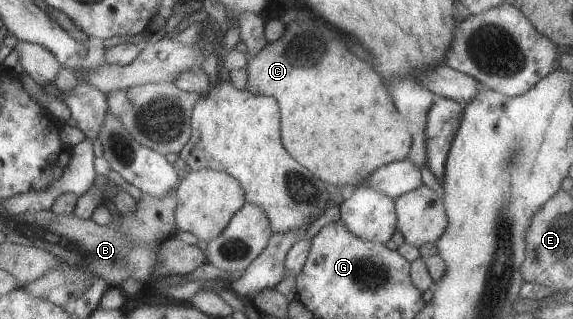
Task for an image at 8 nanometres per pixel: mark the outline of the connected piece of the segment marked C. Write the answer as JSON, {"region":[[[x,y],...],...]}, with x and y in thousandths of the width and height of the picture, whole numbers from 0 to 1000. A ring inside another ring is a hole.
{"region":[[[499,69],[496,107],[476,135],[466,135],[445,172],[431,172],[428,279],[438,298],[475,304],[489,348],[489,429],[496,467],[510,486],[524,520],[558,555],[565,577],[586,589],[630,580],[660,524],[710,495],[719,436],[712,417],[710,382],[684,323],[677,270],[670,254],[698,254],[681,229],[667,223],[660,197],[644,185],[628,185],[618,172],[604,129],[590,116],[565,69]]]}

